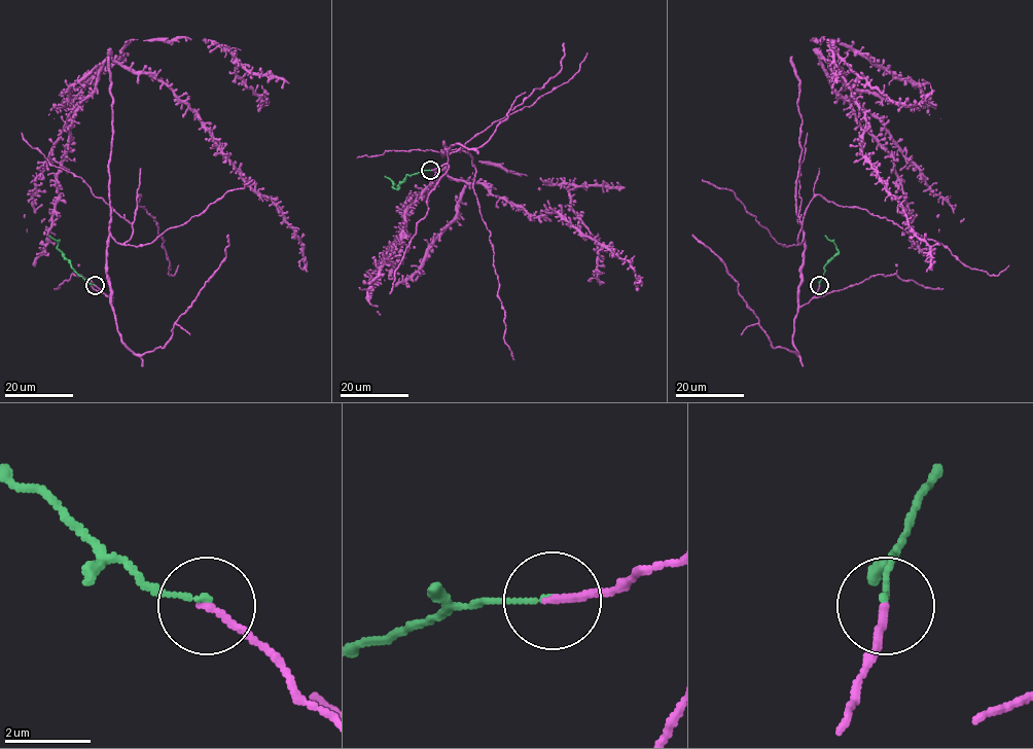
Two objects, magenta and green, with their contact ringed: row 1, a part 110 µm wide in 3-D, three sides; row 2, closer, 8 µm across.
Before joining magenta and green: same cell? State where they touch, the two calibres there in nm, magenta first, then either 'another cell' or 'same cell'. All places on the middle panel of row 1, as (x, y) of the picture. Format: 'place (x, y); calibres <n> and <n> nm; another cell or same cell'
place (430, 170); calibres 180 and 130 nm; another cell

